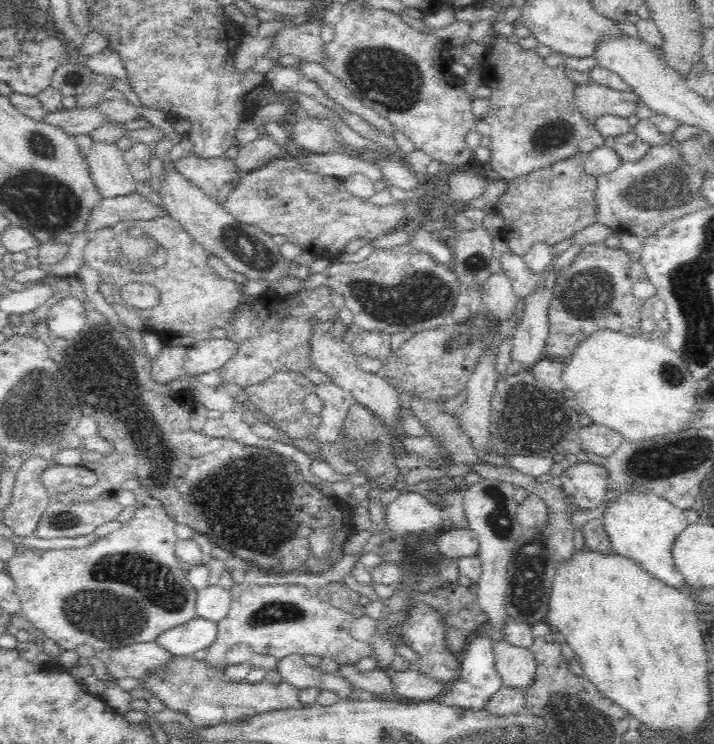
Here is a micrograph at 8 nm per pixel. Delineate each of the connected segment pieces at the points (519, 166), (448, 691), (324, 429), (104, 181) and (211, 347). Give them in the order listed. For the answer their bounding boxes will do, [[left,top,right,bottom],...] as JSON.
[[474,30,604,180],[438,633,502,708],[309,382,354,444],[85,142,137,197],[185,336,239,377]]

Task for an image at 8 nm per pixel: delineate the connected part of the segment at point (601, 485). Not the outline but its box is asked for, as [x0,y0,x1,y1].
[558,462,609,509]

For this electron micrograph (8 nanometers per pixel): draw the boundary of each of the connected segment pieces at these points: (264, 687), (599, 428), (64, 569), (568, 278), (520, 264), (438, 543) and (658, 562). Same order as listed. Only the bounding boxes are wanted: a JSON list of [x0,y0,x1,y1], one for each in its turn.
[[136,654,309,727],[578,423,623,459],[5,502,197,650],[545,243,643,360],[492,250,538,297],[433,528,479,560],[602,491,689,589]]

